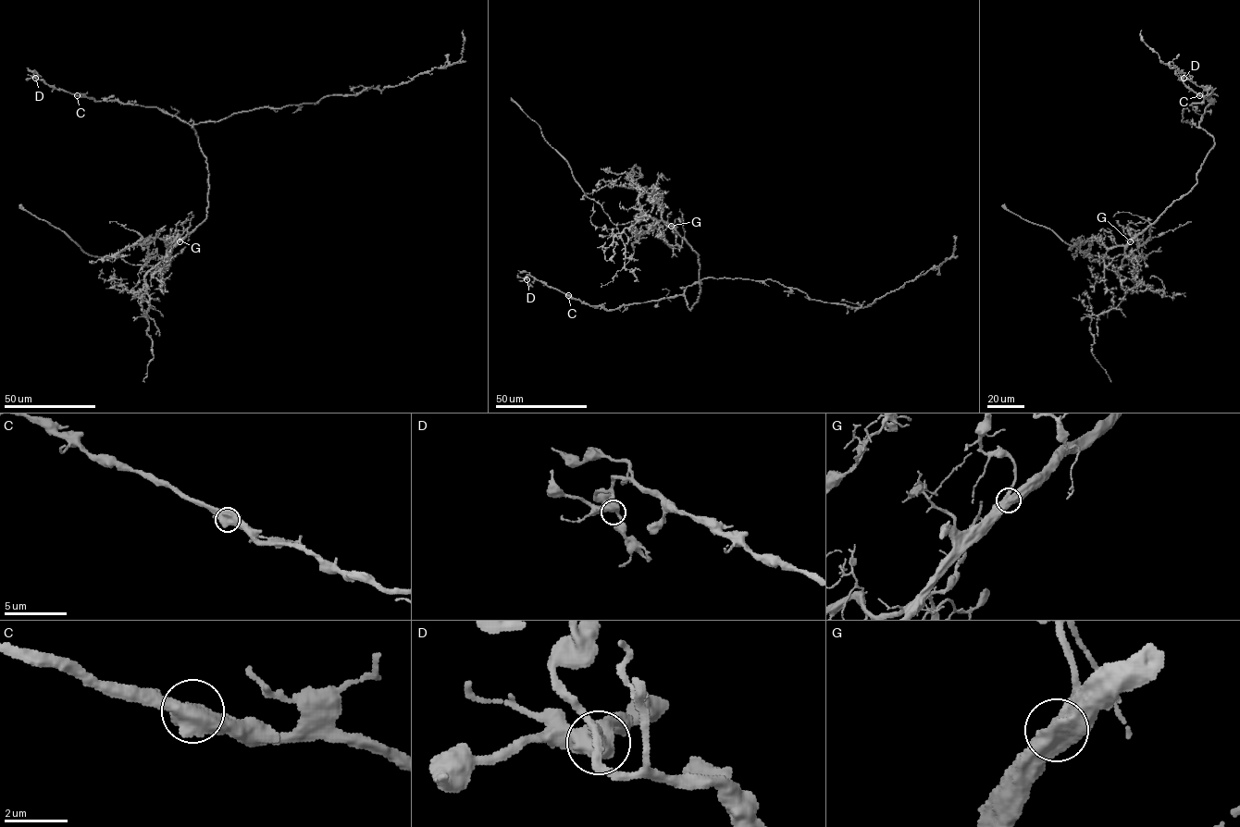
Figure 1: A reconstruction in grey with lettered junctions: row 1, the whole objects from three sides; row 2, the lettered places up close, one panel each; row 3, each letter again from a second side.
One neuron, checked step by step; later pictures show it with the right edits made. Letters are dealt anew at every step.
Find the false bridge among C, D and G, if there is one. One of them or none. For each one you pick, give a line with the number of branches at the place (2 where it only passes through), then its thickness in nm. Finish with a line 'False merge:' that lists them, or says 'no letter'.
False merge: no letter

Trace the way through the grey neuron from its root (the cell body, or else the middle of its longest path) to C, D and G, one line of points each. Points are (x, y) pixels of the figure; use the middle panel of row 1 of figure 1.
C: (691, 307), (689, 310), (682, 295), (623, 304), (608, 310), (586, 304), (568, 295)
D: (691, 307), (689, 310), (682, 295), (677, 295), (604, 310), (572, 299), (527, 275), (526, 279)
G: (691, 307), (700, 294), (699, 255), (671, 226)

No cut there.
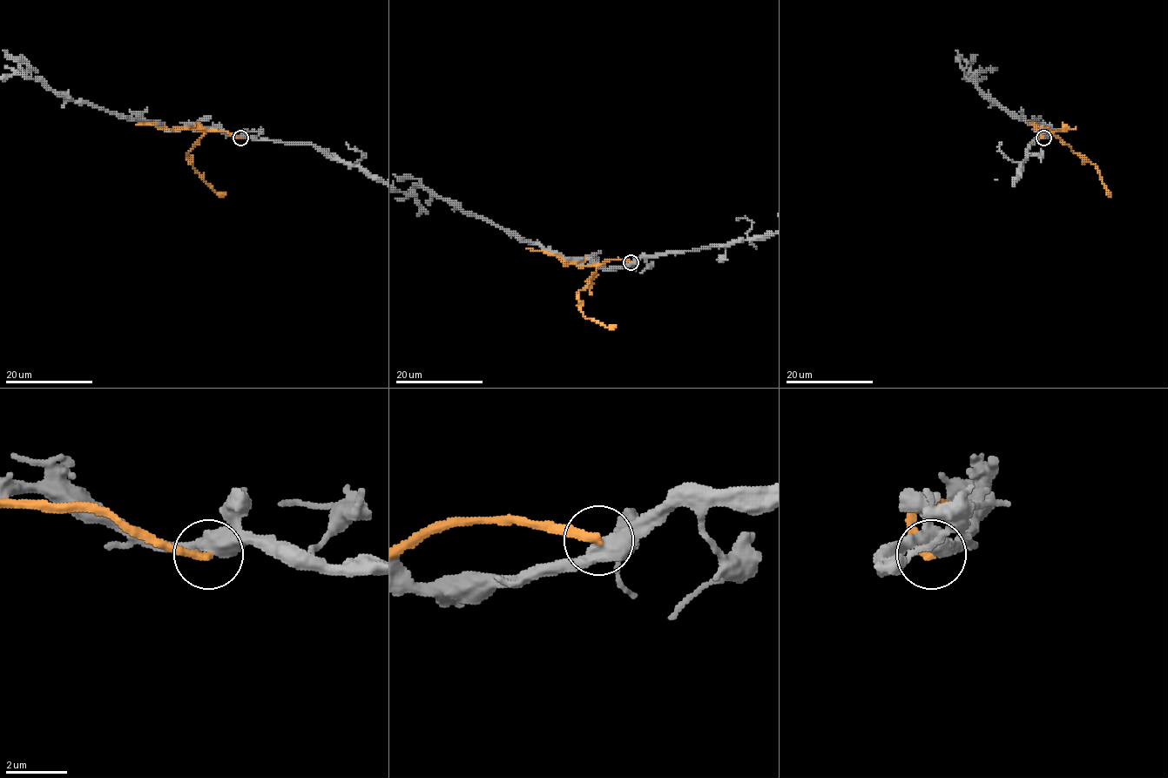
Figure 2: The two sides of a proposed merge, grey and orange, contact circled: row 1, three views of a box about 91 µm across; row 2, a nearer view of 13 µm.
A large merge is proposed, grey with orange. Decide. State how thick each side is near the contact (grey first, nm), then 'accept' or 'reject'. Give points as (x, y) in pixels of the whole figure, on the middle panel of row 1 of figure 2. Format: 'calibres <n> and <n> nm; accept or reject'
calibres 500 and 260 nm; reject

